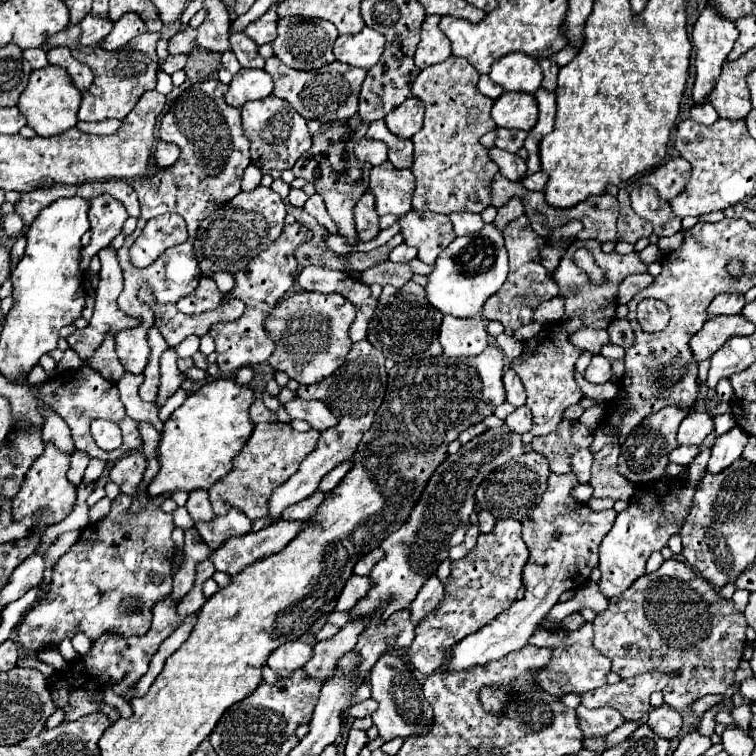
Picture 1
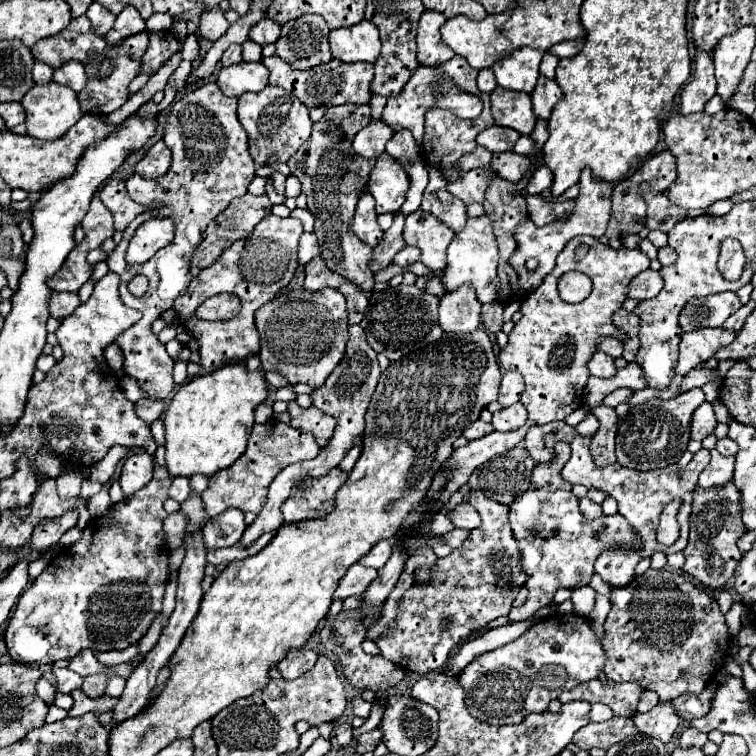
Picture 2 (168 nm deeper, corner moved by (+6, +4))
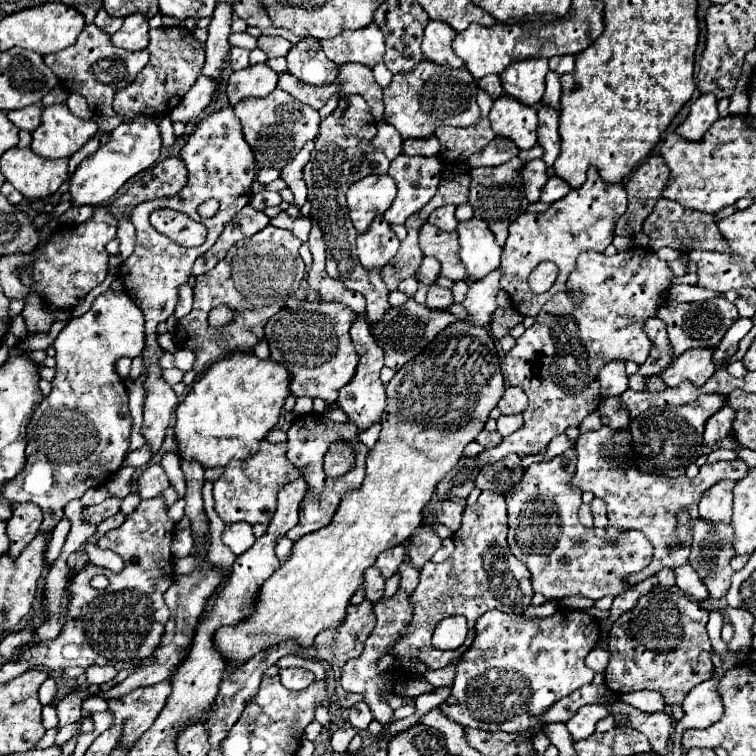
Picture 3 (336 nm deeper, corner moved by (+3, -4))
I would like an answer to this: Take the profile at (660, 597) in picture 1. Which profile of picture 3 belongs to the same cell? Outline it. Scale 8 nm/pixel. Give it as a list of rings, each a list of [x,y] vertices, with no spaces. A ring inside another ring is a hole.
[[[657,586],[649,594],[641,596],[633,610],[621,614],[615,624],[611,626],[609,634],[609,664],[607,664],[607,678],[605,684],[615,694],[625,694],[633,690],[655,690],[663,696],[665,704],[683,704],[687,692],[709,680],[713,676],[713,662],[711,662],[711,642],[705,630],[707,624],[707,610],[701,608],[695,600],[681,594],[675,588]]]

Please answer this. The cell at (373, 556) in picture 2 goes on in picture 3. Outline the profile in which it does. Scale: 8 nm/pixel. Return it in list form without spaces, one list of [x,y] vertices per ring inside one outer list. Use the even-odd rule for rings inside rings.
[[[395,546],[395,548],[389,548],[389,550],[379,554],[379,558],[375,562],[375,568],[383,574],[385,580],[391,578],[397,572],[399,564],[403,562],[403,550],[405,550],[403,546]]]

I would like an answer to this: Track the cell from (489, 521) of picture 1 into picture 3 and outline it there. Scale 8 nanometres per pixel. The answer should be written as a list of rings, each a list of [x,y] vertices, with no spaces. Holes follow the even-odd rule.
[[[443,502],[439,508],[437,508],[437,516],[439,516],[439,522],[445,524],[451,532],[457,532],[459,526],[461,526],[461,518],[463,518],[463,506],[461,504],[455,504],[455,502]]]

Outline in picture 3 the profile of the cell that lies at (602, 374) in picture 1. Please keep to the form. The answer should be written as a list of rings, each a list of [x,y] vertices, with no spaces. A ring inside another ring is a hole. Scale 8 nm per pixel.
[[[613,360],[599,372],[599,384],[603,396],[619,396],[627,390],[627,374],[625,374],[625,362]]]

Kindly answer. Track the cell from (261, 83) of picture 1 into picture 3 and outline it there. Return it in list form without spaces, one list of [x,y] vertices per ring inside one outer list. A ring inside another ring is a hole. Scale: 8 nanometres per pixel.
[[[267,64],[247,66],[239,72],[233,72],[227,82],[227,98],[229,104],[235,106],[245,98],[259,98],[267,96],[277,86],[277,72],[273,72]]]

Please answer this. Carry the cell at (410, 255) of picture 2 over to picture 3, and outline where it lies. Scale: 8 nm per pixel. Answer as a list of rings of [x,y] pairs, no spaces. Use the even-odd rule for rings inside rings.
[[[425,256],[415,272],[415,278],[423,284],[433,284],[439,278],[439,260]]]

